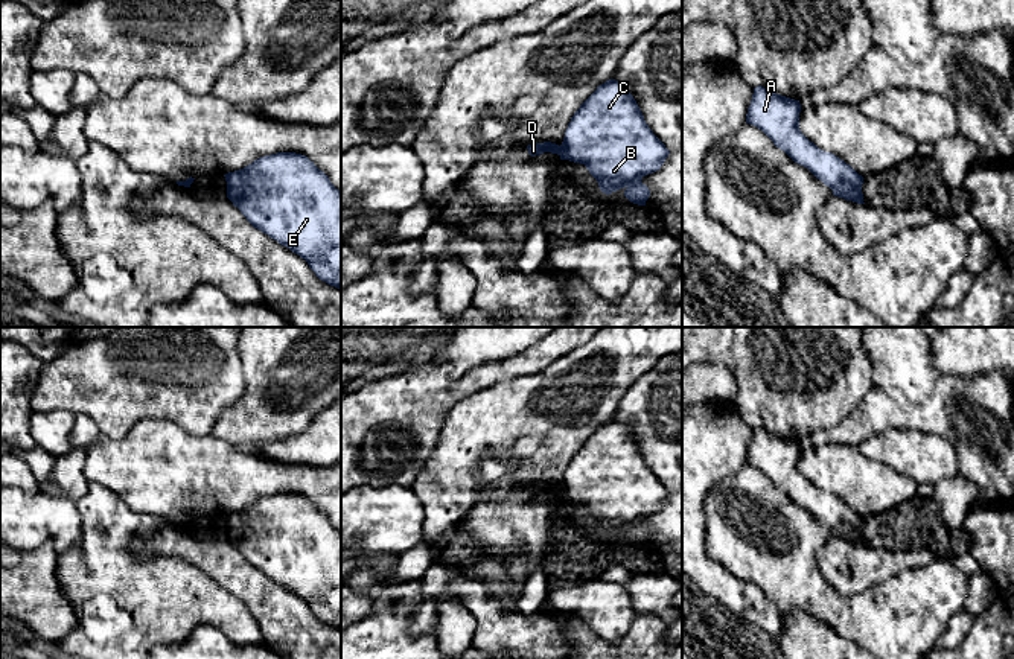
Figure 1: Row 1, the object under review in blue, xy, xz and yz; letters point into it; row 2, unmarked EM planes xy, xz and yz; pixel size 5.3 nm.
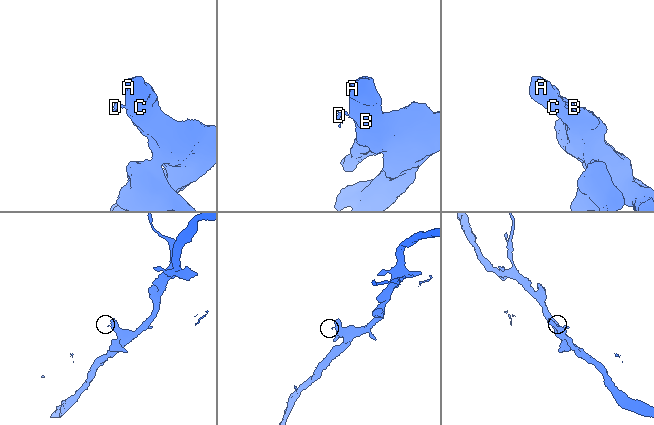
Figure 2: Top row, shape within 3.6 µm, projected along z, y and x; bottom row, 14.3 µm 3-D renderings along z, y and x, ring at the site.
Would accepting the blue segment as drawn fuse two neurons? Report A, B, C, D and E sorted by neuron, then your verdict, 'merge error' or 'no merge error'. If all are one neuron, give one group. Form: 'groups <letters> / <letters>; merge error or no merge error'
groups A B C E / D; merge error

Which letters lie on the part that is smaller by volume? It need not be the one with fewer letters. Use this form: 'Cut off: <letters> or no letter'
Cut off: D

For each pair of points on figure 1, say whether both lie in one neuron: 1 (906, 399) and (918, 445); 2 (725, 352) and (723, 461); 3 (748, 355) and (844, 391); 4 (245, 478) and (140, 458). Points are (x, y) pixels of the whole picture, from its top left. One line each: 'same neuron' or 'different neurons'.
1: different neurons
2: different neurons
3: same neuron
4: same neuron

